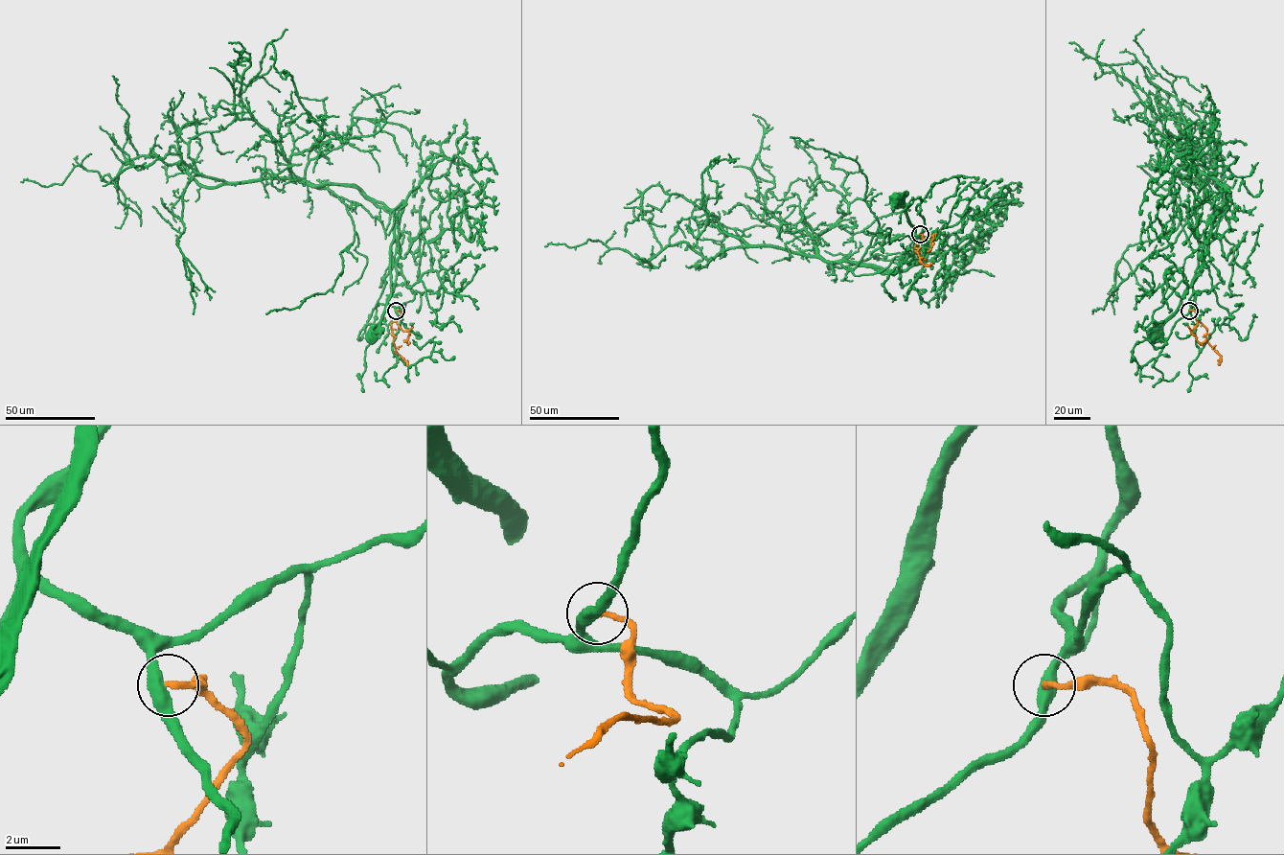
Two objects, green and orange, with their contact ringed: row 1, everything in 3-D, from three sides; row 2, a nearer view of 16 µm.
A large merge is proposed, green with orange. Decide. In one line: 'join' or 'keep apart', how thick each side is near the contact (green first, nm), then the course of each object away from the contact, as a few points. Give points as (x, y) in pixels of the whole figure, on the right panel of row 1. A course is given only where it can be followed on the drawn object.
keep apart; 460 nm thick on the green side, 200 nm on the other; green runs (1189, 310), (1198, 260), (1194, 207), (1209, 201), (1219, 211), (1200, 273), (1177, 311), (1154, 336); orange runs (1189, 310), (1194, 310), (1196, 319), (1205, 328), (1206, 341), (1221, 357), (1221, 361), (1217, 359)

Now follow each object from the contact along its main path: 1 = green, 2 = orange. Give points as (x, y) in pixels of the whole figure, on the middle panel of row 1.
1: (920, 234), (910, 238), (919, 236), (923, 243), (927, 239), (927, 254), (919, 264), (915, 230), (895, 198)
2: (920, 234), (926, 241), (915, 246), (915, 250), (918, 250), (919, 260), (925, 265), (931, 262)

